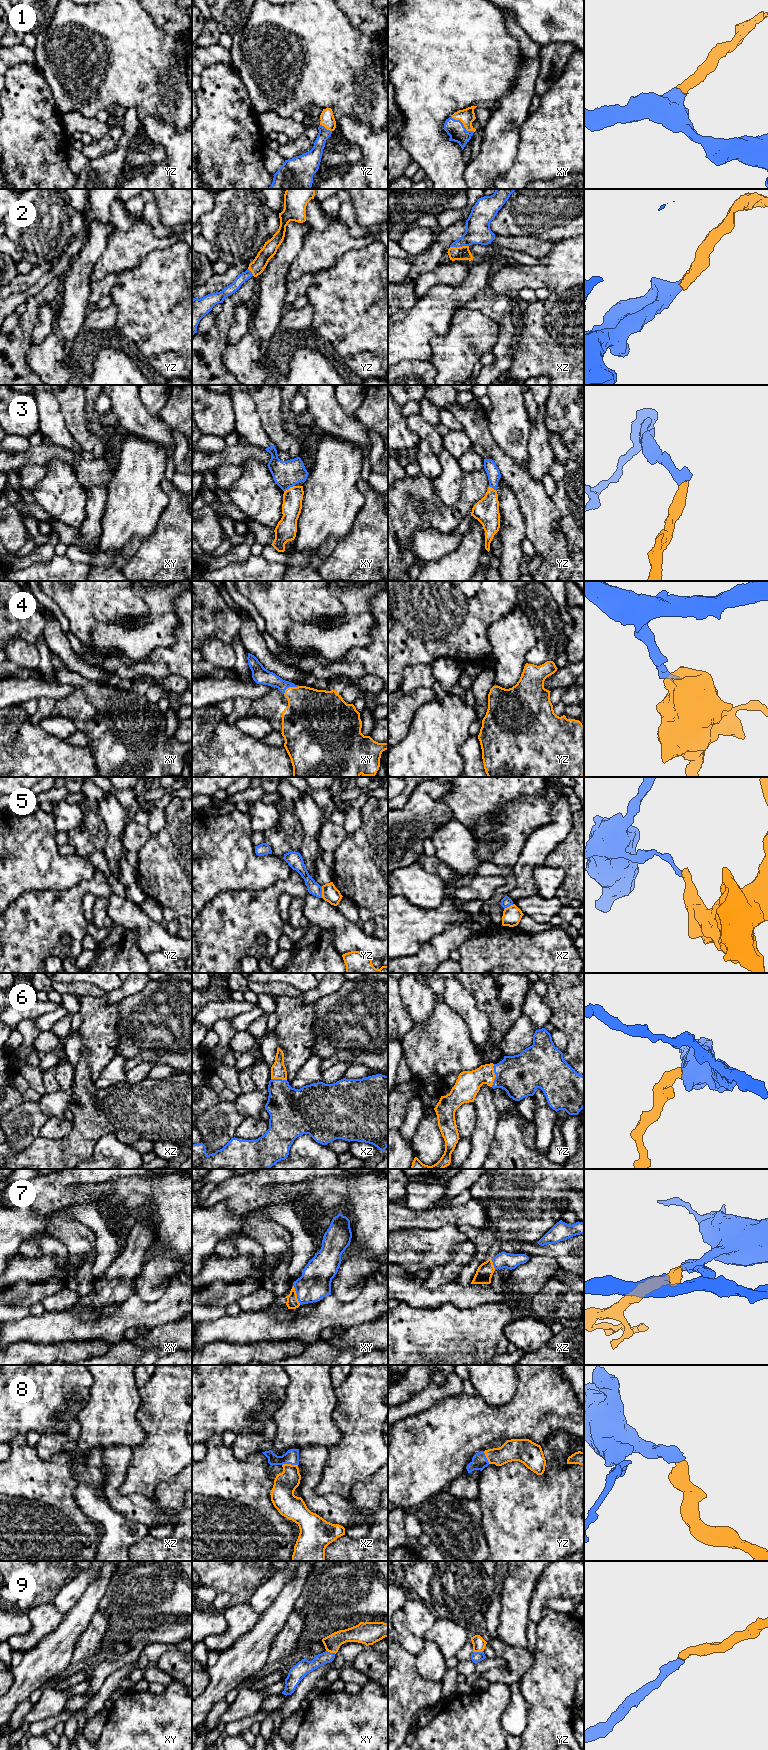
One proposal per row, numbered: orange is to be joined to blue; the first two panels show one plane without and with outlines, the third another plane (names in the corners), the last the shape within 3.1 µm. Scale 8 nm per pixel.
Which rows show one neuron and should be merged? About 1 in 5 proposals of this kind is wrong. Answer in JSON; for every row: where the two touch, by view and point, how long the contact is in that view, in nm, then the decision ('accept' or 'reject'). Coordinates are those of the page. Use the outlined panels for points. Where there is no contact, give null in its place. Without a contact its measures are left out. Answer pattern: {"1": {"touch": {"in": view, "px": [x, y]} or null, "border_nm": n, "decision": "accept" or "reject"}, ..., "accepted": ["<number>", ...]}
{"1": {"touch": {"in": "xy", "px": [462, 124]}, "border_nm": 220, "decision": "accept"}, "2": {"touch": {"in": "xz", "px": [459, 246]}, "border_nm": 150, "decision": "accept"}, "3": {"touch": {"in": "xy", "px": [289, 487]}, "border_nm": 100, "decision": "accept"}, "4": {"touch": {"in": "xy", "px": [290, 686]}, "border_nm": 140, "decision": "accept"}, "5": {"touch": {"in": "yz", "px": [321, 892]}, "border_nm": 100, "decision": "reject"}, "6": {"touch": {"in": "yz", "px": [495, 1074]}, "border_nm": 190, "decision": "accept"}, "7": {"touch": {"in": "xy", "px": [297, 1295]}, "border_nm": 170, "decision": "accept"}, "8": {"touch": {"in": "xz", "px": [289, 1463]}, "border_nm": 130, "decision": "accept"}, "9": {"touch": {"in": "yz", "px": [478, 1652]}, "border_nm": 80, "decision": "accept"}, "accepted": ["1", "2", "3", "4", "6", "7", "8", "9"]}

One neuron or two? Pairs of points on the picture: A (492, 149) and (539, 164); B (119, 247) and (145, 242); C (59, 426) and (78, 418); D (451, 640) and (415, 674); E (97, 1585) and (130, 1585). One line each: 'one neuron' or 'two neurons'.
A: two neurons
B: one neuron
C: two neurons
D: two neurons
E: two neurons

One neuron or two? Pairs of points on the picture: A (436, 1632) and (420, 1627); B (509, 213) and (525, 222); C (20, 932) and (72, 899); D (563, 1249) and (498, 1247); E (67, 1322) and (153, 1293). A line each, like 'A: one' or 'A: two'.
A: two
B: one
C: one
D: one
E: two

